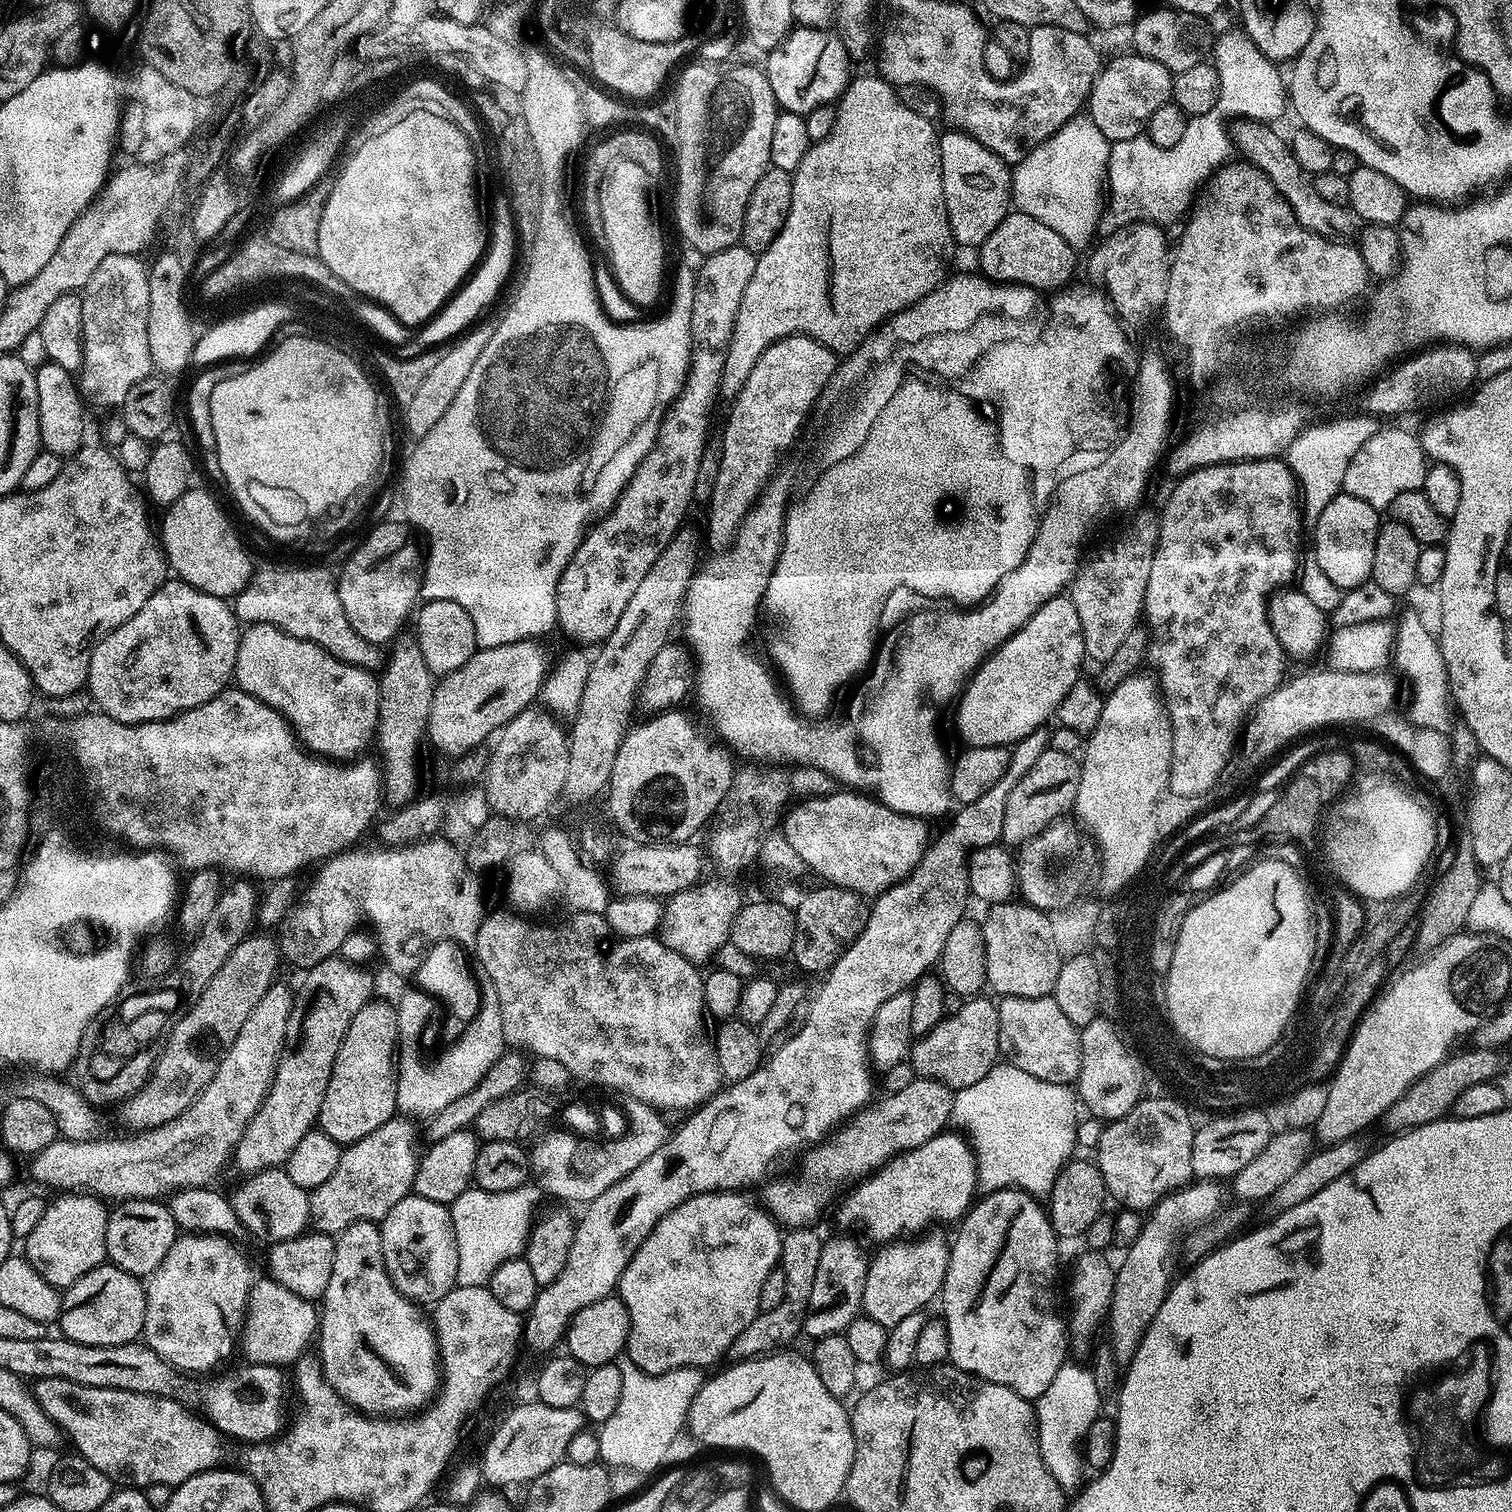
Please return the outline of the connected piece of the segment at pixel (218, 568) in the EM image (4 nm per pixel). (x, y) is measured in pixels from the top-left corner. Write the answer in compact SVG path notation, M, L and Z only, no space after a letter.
M189 487L173 504L167 505L164 521L158 524L158 539L164 549L168 567L179 579L218 598L228 600L241 592L252 578L254 565L232 529L226 513L208 492Z

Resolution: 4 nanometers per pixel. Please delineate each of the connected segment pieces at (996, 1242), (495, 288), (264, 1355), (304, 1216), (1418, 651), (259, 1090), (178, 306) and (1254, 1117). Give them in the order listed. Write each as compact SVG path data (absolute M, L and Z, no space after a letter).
M1015 1187L1000 1188L996 1192L981 1195L964 1213L958 1227L960 1229L956 1232L956 1241L953 1239L950 1244L948 1269L942 1289L942 1301L944 1300L942 1319L948 1328L949 1338L948 1360L963 1372L970 1373L971 1376L977 1376L986 1382L994 1382L998 1386L1006 1386L1010 1390L1014 1390L1014 1394L1035 1402L1040 1399L1046 1386L1050 1386L1050 1382L1054 1382L1054 1374L1058 1374L1058 1370L1066 1362L1067 1356L1064 1355L1067 1354L1068 1348L1070 1349L1070 1336L1066 1331L1065 1321L1063 1319L1060 1321L1054 1313L1047 1312L1046 1309L1036 1305L1044 1304L1051 1298L1052 1279L1056 1276L1056 1243L1058 1243L1058 1237L1052 1228L1052 1221L1048 1219L1047 1211L1042 1207L1041 1201L1037 1197L1033 1196L1031 1192L1022 1192Z
M501 195L498 197L498 206L496 206L494 246L492 246L492 252L490 252L486 264L478 272L478 276L472 282L452 283L450 290L447 290L440 300L440 302L448 302L450 308L446 308L444 314L432 314L432 322L424 326L422 334L400 334L400 338L391 340L387 347L396 356L408 360L415 358L421 352L425 352L433 346L439 346L438 344L442 343L443 340L449 339L448 341L451 341L453 338L459 337L473 323L473 321L471 322L472 316L478 315L499 294L500 287L503 286L504 279L508 276L508 271L514 268L514 253L517 248L518 233L514 227L512 210L509 207L509 201Z
M257 1279L252 1286L252 1294L248 1297L248 1307L244 1314L244 1323L238 1333L238 1348L244 1351L243 1359L249 1364L274 1364L277 1366L295 1365L305 1355L308 1343L313 1343L318 1332L318 1308L311 1300L303 1300L298 1294L286 1290L277 1280Z
M264 1169L251 1173L244 1180L241 1188L231 1197L232 1208L242 1228L245 1227L265 1244L291 1240L305 1231L310 1220L309 1193L292 1182L285 1169Z
M1414 610L1403 612L1396 624L1396 641L1393 644L1393 661L1410 678L1414 696L1408 712L1409 719L1417 726L1434 728L1449 733L1454 726L1452 720L1451 688L1442 656L1439 639L1428 630L1421 616Z
M279 982L273 983L272 986L266 990L266 994L262 994L262 1002L258 1002L258 1006L254 1006L250 1018L246 1018L242 1030L238 1030L238 1038L234 1038L234 1042L229 1044L223 1055L219 1057L214 1078L210 1078L210 1082L200 1091L199 1098L197 1098L185 1112L178 1114L178 1118L174 1118L170 1122L166 1122L157 1128L148 1128L145 1132L124 1134L128 1136L122 1137L121 1140L99 1140L99 1138L93 1138L91 1140L68 1140L65 1138L57 1138L52 1144L46 1146L31 1157L30 1162L32 1162L33 1178L36 1179L38 1183L45 1184L48 1188L60 1188L56 1190L83 1190L85 1193L91 1194L97 1198L103 1198L108 1202L119 1202L121 1200L151 1200L159 1197L161 1195L159 1192L166 1191L165 1193L167 1193L169 1190L202 1188L211 1185L213 1183L212 1179L223 1170L224 1163L226 1163L227 1160L229 1163L230 1157L236 1151L236 1143L242 1138L242 1134L246 1130L250 1118L256 1113L258 1106L262 1101L264 1101L264 1095L266 1095L268 1087L272 1084L272 1079L276 1073L276 1064L280 1060L280 1054L284 1051L284 1045L288 1039L288 1019L292 1013L293 999L293 989L291 987L288 989L286 985L279 984Z
M172 250L162 253L148 268L148 345L152 363L161 373L180 372L189 366L198 337L192 333L192 320L184 309L184 274L186 267Z
M1236 1110L1231 1114L1220 1114L1217 1120L1212 1120L1209 1124L1204 1124L1195 1129L1192 1138L1192 1175L1204 1182L1224 1182L1229 1178L1240 1173L1242 1166L1250 1166L1250 1162L1254 1162L1254 1158L1258 1158L1258 1154L1262 1154L1262 1150L1272 1140L1274 1135L1274 1127L1268 1121L1268 1116L1264 1112L1252 1112L1256 1110Z

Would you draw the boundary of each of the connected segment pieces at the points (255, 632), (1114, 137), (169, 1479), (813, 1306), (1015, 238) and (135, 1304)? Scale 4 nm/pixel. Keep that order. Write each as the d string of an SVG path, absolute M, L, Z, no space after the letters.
M249 624L243 629L234 684L279 712L301 745L317 757L351 761L376 736L379 679L369 669L350 666L314 642L294 638L272 624Z
M1129 54L1129 56L1120 56L1117 60L1110 61L1109 64L1107 61L1096 75L1092 93L1088 95L1087 115L1110 142L1139 136L1147 129L1150 114L1154 114L1158 106L1171 101L1172 78L1173 73L1168 72L1166 66L1162 66L1162 62L1154 62L1145 56Z
M46 1378L34 1384L36 1400L59 1425L61 1432L70 1441L77 1453L89 1460L102 1474L106 1474L120 1486L145 1489L151 1484L171 1484L186 1482L203 1472L217 1467L224 1456L225 1437L214 1425L193 1409L184 1407L177 1400L165 1396L134 1394L130 1390L110 1390L91 1388L75 1384L62 1378Z
M840 1236L837 1240L828 1240L822 1250L822 1258L818 1258L818 1274L814 1274L814 1290L810 1290L810 1302L808 1312L804 1315L803 1335L811 1338L821 1336L835 1336L843 1333L850 1322L861 1315L864 1306L864 1287L866 1286L866 1274L868 1273L869 1257L864 1256L860 1244L851 1240L848 1236Z
M1012 210L1006 218L1002 218L1002 222L998 222L994 234L990 234L990 238L980 244L978 255L979 271L993 282L1024 285L1039 290L1058 290L1067 285L1071 281L1068 279L1075 274L1078 252L1066 242L1066 238L1061 238L1054 234L1054 230L1050 230L1050 226L1038 222L1038 218L1030 218L1030 214Z
M111 1262L99 1264L63 1293L58 1321L63 1339L86 1346L122 1346L139 1341L146 1318L144 1289L141 1277L131 1276Z

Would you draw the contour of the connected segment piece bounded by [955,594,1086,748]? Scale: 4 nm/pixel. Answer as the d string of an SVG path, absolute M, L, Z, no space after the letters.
M1061 594L1050 598L1034 615L996 649L968 681L956 708L956 728L967 747L998 746L1003 748L1017 744L1034 730L1045 727L1056 715L1056 708L1066 698L1070 686L1081 679L1080 663L1085 663L1082 622L1078 622L1078 610L1074 610L1071 595Z

